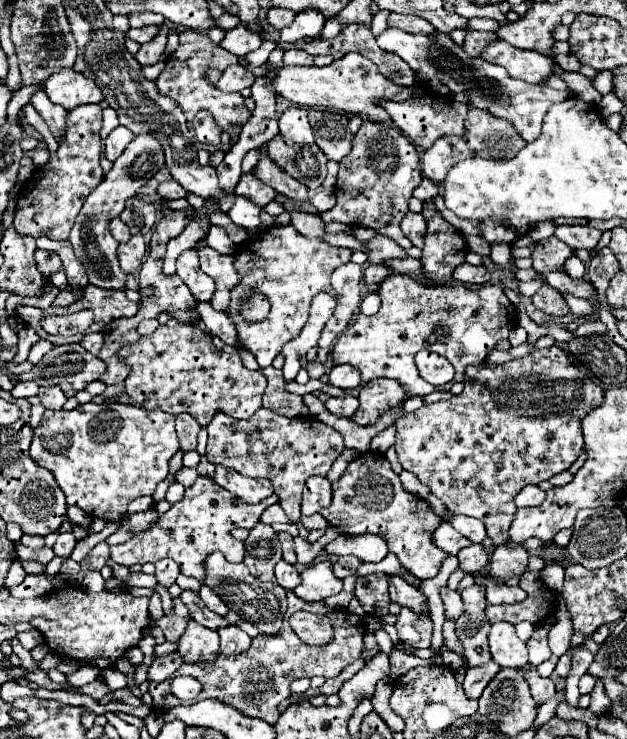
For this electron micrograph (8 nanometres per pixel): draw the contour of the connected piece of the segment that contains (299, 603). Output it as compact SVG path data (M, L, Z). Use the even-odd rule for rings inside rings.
M291 590L287 592L287 600L289 600L289 610L287 610L287 614L285 616L291 616L291 614L295 614L297 610L307 610L307 612L321 612L323 614L323 602L317 602L317 604L311 604L311 602L305 602L305 600L299 600Z

